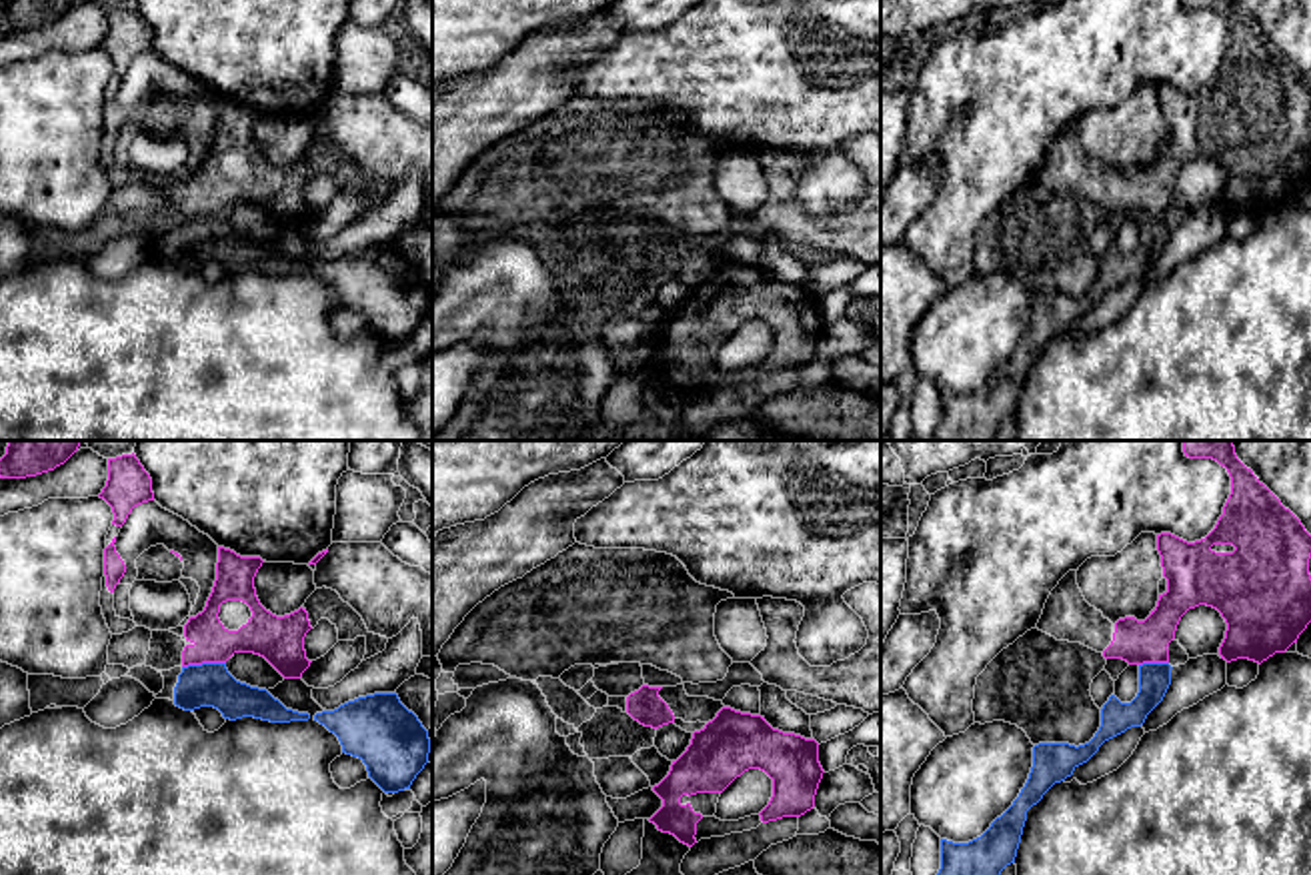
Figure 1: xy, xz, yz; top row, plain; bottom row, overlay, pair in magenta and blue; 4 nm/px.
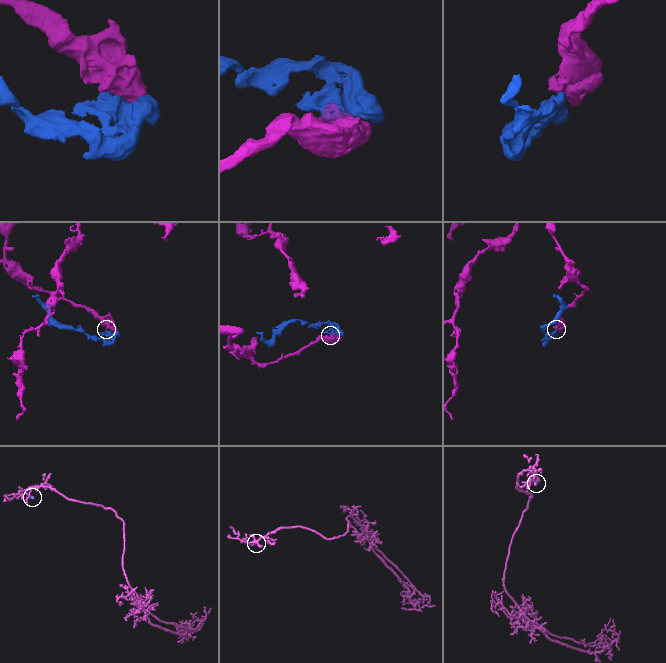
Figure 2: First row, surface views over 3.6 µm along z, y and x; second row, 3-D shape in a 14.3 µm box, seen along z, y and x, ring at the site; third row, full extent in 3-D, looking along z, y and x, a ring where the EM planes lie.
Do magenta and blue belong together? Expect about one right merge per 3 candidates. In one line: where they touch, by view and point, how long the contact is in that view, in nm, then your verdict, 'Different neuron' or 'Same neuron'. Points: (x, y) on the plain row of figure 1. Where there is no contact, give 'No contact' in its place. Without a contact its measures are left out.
Touches magenta at xy (203, 213). Shared border 180 nm. Different neuron

